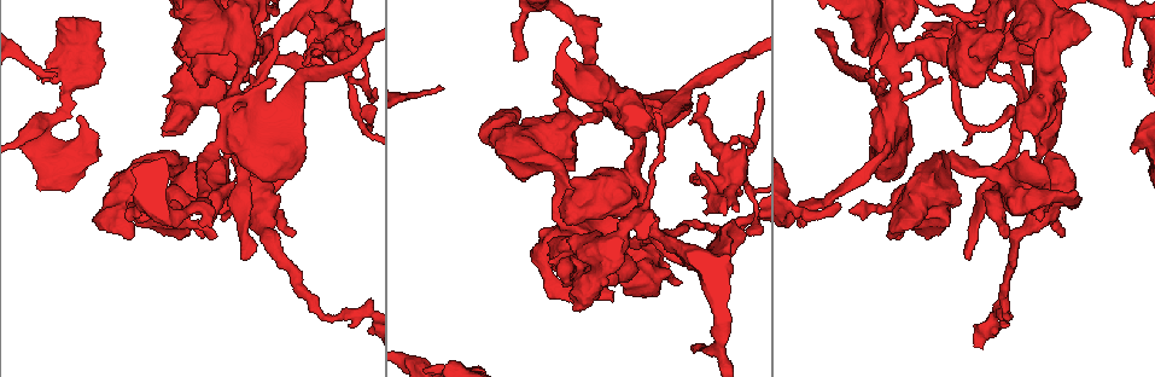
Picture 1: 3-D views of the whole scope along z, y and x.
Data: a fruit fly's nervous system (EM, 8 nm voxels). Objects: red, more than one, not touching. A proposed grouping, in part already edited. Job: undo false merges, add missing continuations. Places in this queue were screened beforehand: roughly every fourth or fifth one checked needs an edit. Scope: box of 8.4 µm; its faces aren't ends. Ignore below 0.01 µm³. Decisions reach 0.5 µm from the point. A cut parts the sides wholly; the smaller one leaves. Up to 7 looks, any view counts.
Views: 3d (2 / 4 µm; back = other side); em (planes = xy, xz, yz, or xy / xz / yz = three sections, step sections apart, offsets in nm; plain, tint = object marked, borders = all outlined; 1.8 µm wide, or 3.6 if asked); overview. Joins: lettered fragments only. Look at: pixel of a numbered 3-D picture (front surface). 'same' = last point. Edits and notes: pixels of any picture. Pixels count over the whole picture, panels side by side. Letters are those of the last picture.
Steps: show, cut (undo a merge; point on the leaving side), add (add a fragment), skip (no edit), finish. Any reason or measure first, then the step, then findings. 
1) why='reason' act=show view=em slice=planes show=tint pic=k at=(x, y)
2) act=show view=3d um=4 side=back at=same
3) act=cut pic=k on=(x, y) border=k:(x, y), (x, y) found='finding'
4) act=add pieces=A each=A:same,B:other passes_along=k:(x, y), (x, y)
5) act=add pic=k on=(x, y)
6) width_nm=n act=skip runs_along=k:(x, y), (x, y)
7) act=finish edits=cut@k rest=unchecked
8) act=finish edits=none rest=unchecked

act=show view=em slice=xz step=4 show=tint pic=1 at=(749, 190)

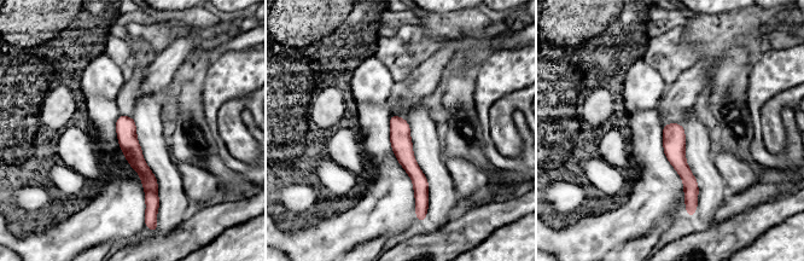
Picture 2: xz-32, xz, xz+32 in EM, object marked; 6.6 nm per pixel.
act=show view=em slice=planes show=borders at=same

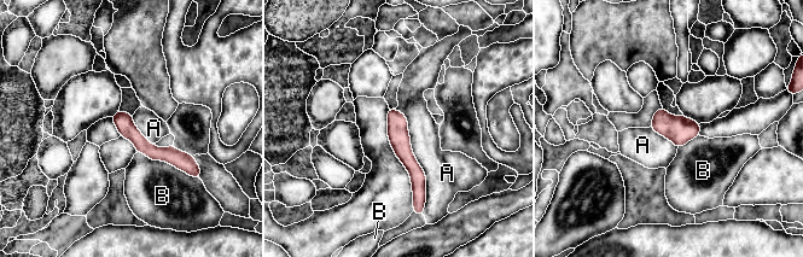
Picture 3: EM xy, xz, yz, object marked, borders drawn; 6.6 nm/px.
width_nm=120 act=skip each=A:other,B:other border=3:(391, 109), (424, 208) found='continuous, no second cell'

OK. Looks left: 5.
why='long arm stops here' act=show view=3d um=2 pic=1 at=(965, 257)

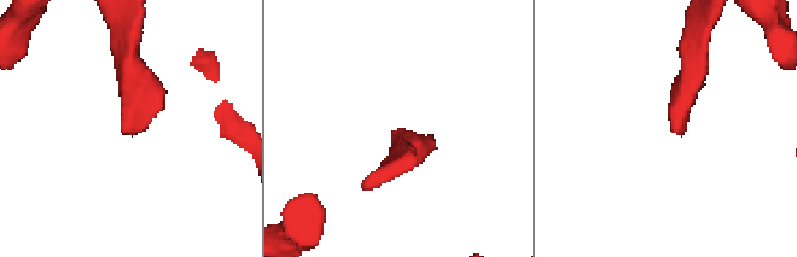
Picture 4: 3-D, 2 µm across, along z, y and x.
why='shape alone is not enough' act=show view=em slice=planes show=tint pic=4 at=(391, 137)

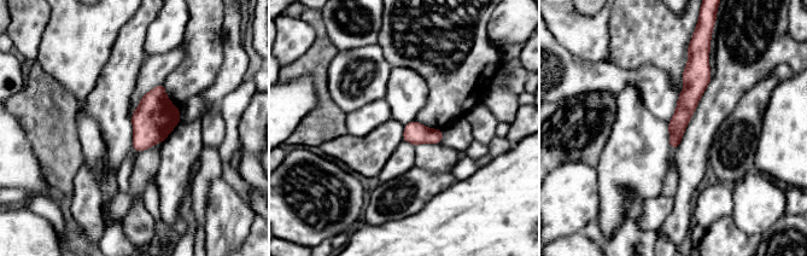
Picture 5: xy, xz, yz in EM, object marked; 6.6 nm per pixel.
act=show view=em slice=planes show=borders at=same

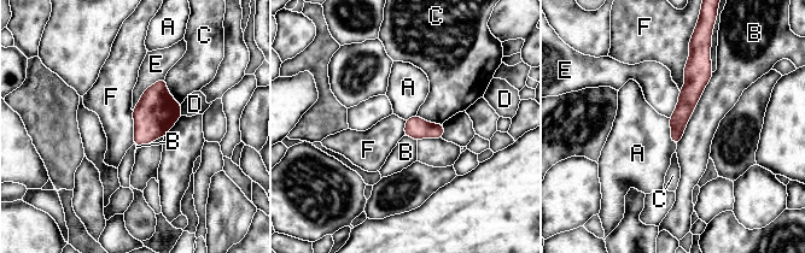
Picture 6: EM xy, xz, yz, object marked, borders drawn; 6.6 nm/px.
act=skip each=A:other,B:other,C:other,D:other,E:other,F:other runs_along=6:(694, 56), (694, 87), (675, 139) found='none of them fits'

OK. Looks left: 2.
why='free end' act=show view=3d um=4 pic=1 at=(1060, 233)

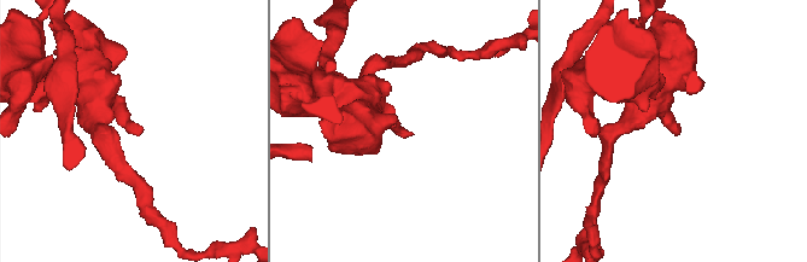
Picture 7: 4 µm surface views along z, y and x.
why='need the tissue' act=show view=em slice=planes show=borders pic=7 at=(677, 132)

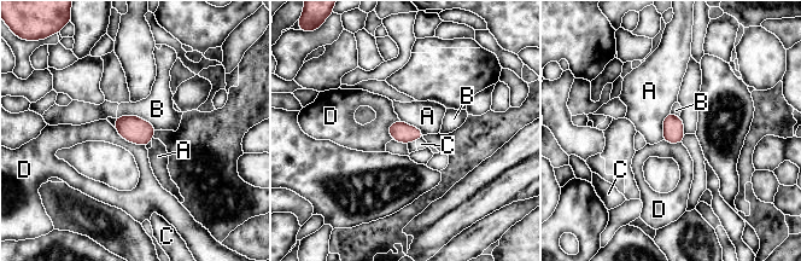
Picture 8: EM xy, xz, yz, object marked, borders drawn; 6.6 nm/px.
act=skip each=A:other,B:other,C:other,D:other border=8:(115, 128), (127, 140), (145, 146) found='no lettered fragment goes on from it'

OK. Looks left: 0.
act=finish edits=none rest=unchecked

